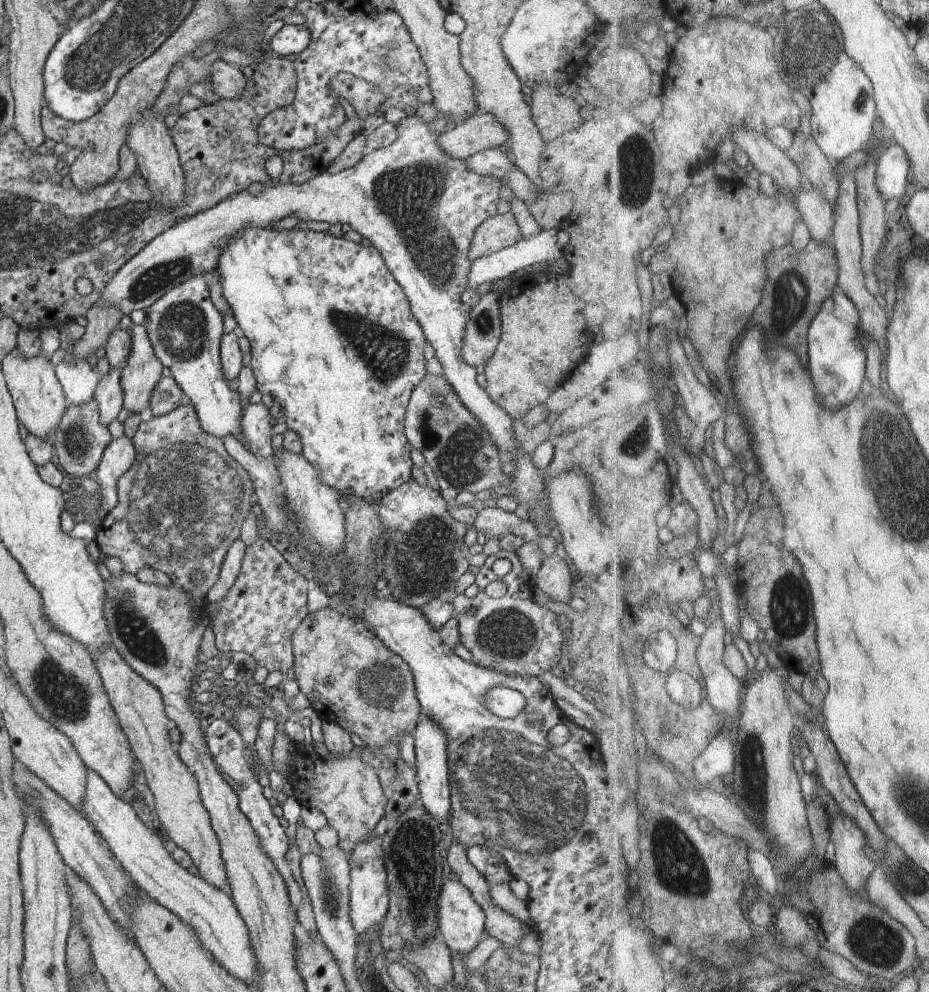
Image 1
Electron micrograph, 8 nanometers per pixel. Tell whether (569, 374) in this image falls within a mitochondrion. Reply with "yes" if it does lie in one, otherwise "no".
no

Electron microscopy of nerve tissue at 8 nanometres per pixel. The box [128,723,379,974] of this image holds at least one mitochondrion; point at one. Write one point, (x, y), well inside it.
(329, 879)

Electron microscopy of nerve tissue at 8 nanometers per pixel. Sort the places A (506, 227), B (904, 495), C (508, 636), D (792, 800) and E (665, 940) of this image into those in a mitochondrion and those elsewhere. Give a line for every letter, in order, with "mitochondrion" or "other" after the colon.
A: other
B: mitochondrion
C: mitochondrion
D: other
E: other

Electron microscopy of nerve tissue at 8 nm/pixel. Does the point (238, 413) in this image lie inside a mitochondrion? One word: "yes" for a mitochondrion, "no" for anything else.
no

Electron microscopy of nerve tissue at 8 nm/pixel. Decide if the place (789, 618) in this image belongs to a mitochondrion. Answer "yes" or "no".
yes

